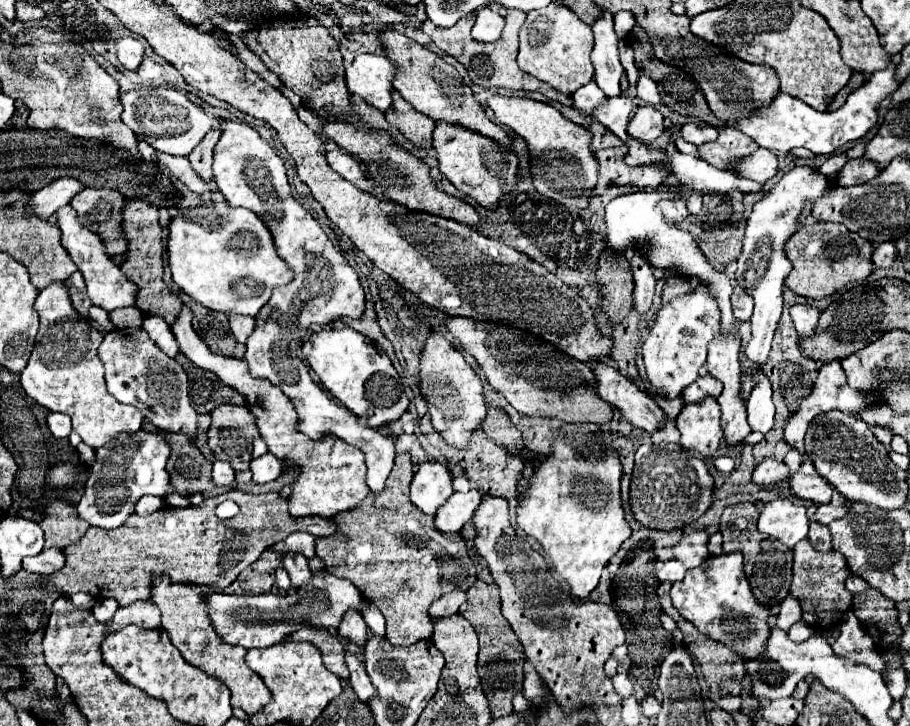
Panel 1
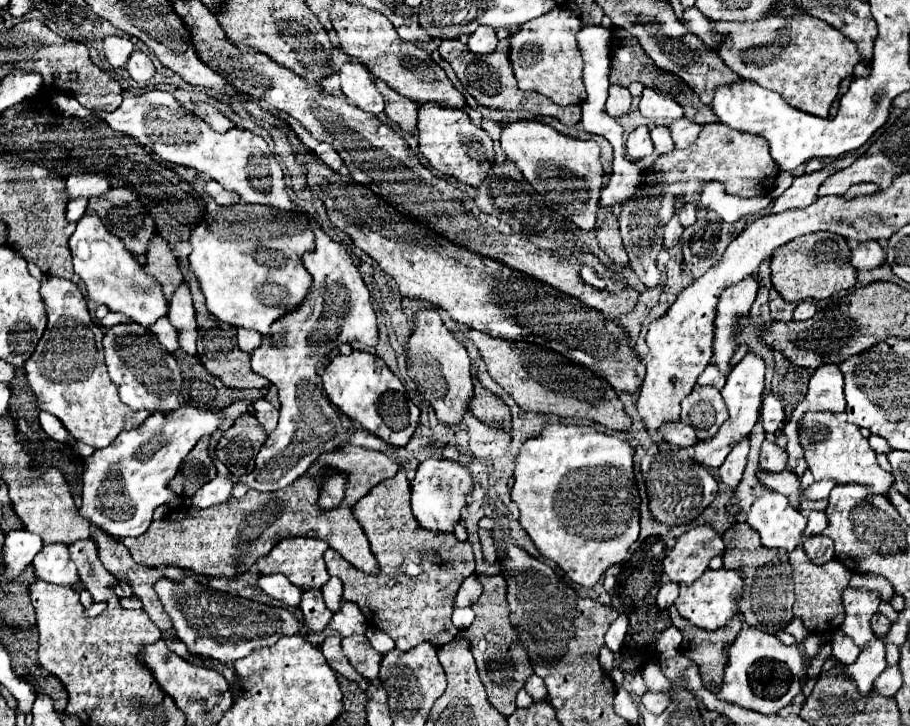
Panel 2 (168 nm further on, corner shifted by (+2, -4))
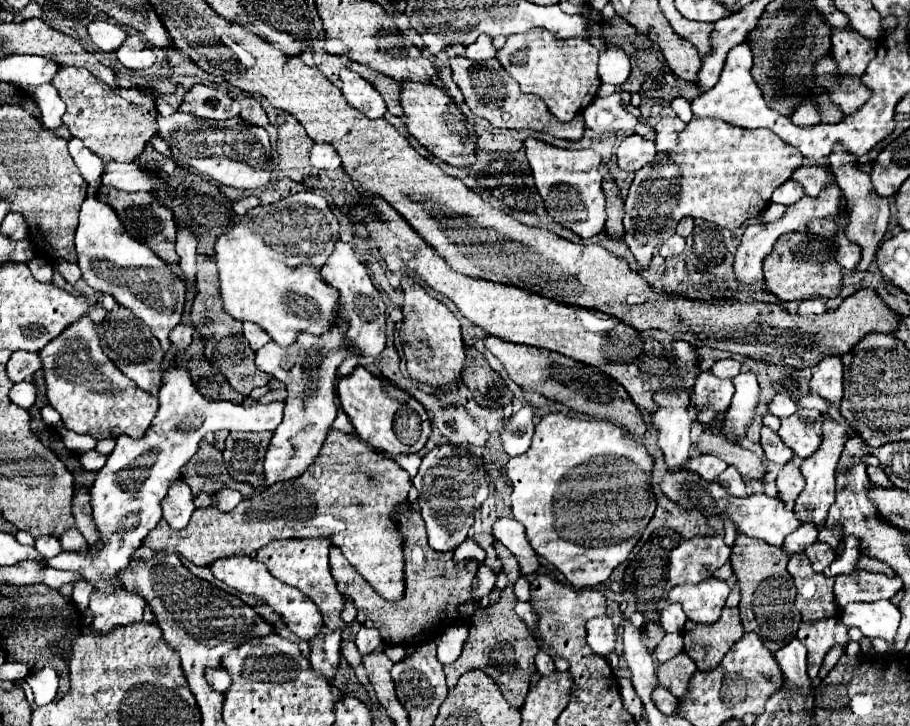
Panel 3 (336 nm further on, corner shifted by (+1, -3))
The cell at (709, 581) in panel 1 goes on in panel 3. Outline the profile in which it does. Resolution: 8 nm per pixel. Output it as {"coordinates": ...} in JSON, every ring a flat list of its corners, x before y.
{"coordinates":[[706,578,698,584,674,586,668,592,668,602,678,602,692,622,714,624,726,604,730,586,726,580]]}

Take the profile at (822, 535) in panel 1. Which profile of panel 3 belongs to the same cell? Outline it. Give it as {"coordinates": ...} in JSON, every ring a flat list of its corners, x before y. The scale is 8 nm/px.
{"coordinates":[[816,542,816,544,808,546,804,554,810,558,814,572,822,572,836,558,836,554,832,554,830,544,826,544,826,542]]}

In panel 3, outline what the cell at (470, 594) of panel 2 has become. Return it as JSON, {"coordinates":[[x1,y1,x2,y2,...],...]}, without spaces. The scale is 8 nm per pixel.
{"coordinates":[[480,566,476,576,474,576,474,584,472,584,472,596,474,598,482,598,486,596,492,588,494,588,494,582,496,582,496,574,488,568,488,566]]}

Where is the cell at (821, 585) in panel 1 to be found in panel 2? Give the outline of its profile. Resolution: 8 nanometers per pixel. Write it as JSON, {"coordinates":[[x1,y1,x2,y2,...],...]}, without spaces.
{"coordinates":[[803,551,789,553,789,563,793,567,793,581,795,581,795,605,793,605,795,617,799,617,811,633,829,635,831,631,839,629,845,617,841,593,849,583,851,571,841,561,835,559,825,565,813,565]]}

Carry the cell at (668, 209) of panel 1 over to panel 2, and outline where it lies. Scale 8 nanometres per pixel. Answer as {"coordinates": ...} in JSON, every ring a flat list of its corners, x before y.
{"coordinates":[[677,215,667,223,667,227,665,227,665,239,663,239,663,247,665,249,671,249,671,247,675,247,677,243,679,243,679,239,681,239,681,233,683,233,683,227,681,227,681,223,679,223,679,219,677,219]]}

